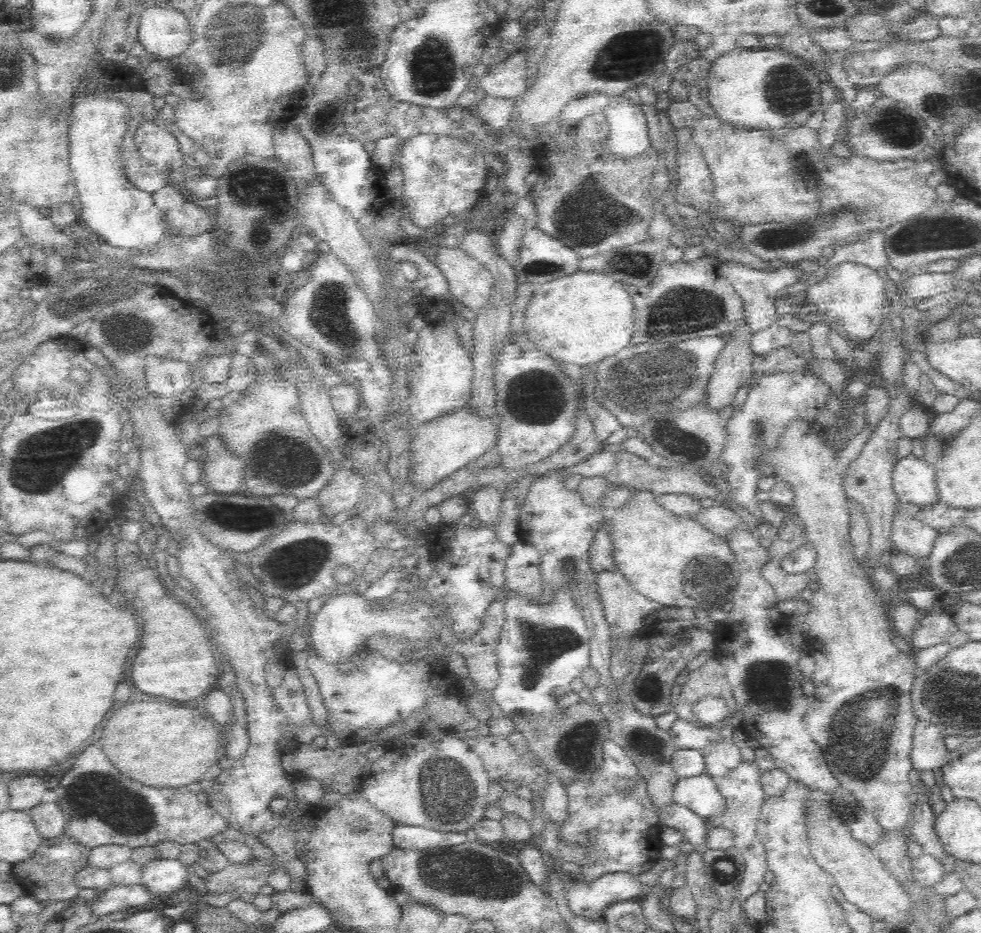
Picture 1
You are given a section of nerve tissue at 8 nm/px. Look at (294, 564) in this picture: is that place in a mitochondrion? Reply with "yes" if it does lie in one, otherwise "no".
yes

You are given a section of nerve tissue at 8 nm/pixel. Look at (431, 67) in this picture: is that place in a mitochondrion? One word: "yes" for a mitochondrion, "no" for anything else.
yes

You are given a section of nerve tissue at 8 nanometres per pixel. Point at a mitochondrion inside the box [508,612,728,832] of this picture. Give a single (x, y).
(544, 642)

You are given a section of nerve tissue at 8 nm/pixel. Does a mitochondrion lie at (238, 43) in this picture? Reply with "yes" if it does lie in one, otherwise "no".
yes

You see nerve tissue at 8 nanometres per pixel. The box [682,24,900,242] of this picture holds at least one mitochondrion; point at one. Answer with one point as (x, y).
(782, 90)

